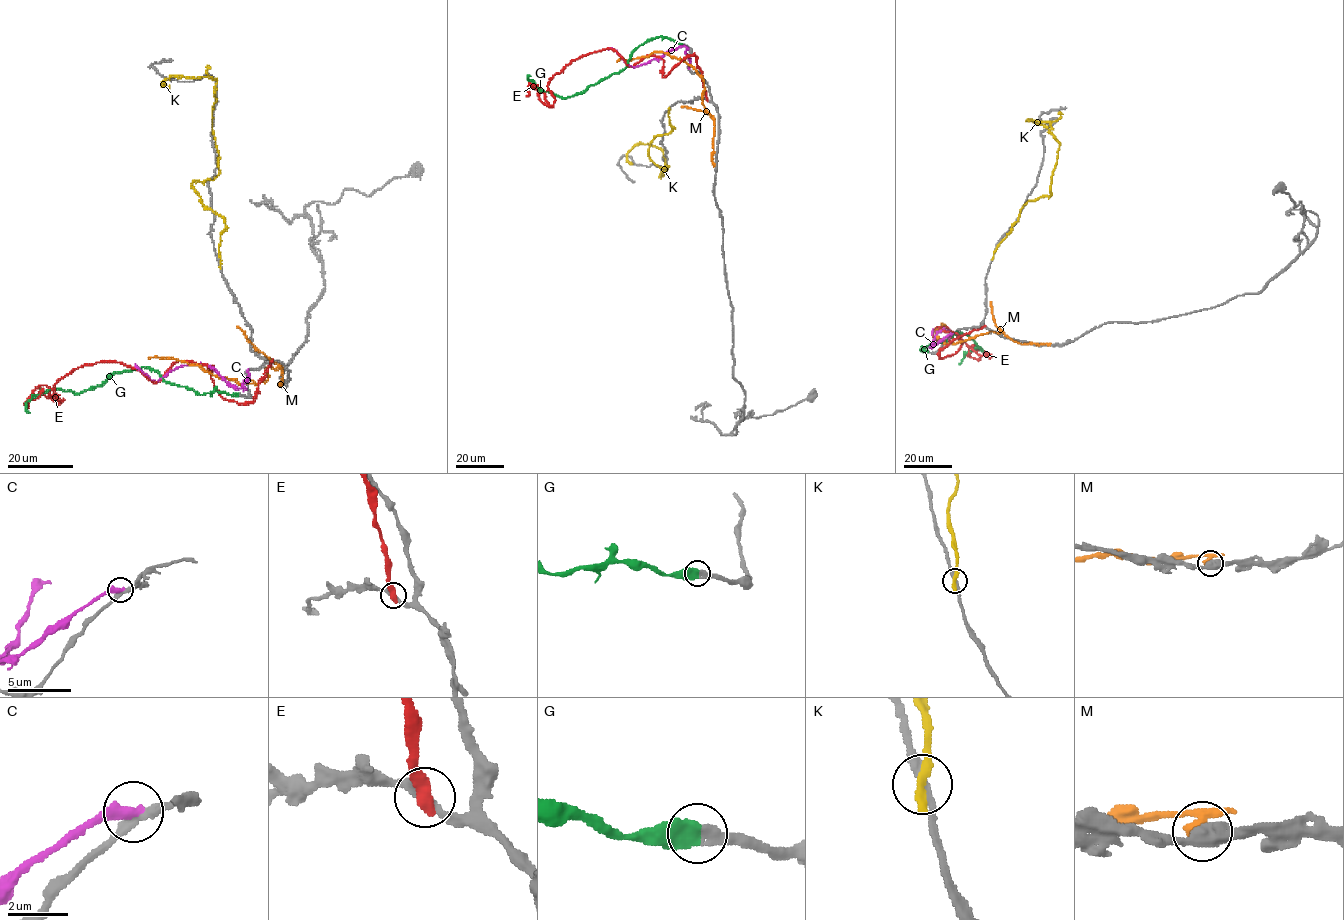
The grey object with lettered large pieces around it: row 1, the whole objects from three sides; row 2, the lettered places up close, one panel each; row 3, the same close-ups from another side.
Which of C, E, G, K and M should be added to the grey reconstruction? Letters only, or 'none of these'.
G

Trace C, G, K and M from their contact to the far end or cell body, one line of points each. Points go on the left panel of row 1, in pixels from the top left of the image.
C: (247, 370), (248, 376), (242, 388), (237, 388), (202, 364), (182, 365), (153, 381), (134, 364)
G: (237, 394), (197, 394), (142, 367), (111, 373), (101, 384), (79, 393), (43, 391), (27, 402), (29, 413)
K: (220, 265), (225, 220), (192, 188), (218, 174), (216, 80), (170, 76), (162, 83), (170, 85)
M: (282, 385), (282, 371), (279, 368), (268, 367), (268, 378), (257, 383), (239, 383), (170, 357), (147, 358)

